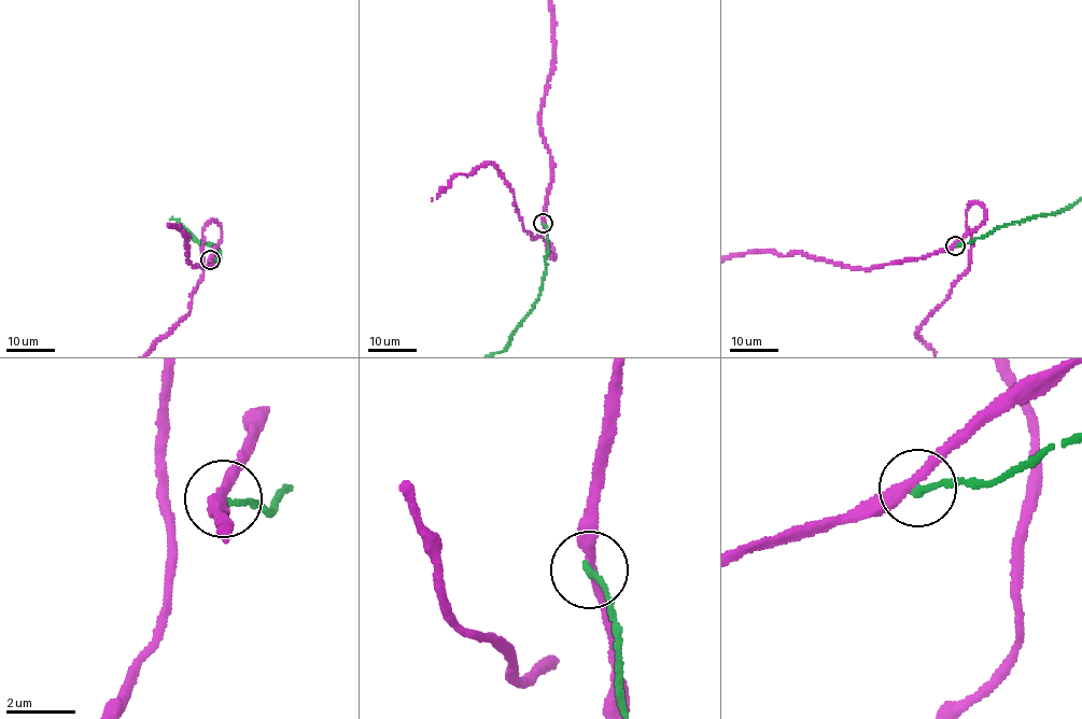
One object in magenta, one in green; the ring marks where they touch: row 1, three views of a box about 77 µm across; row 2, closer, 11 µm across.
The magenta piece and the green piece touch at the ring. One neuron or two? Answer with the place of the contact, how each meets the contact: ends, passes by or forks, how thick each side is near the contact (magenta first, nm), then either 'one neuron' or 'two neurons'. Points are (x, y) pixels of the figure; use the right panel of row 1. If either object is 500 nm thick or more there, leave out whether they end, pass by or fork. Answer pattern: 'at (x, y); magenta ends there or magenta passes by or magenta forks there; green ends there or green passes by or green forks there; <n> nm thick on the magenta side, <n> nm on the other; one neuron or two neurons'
at (955, 245); magenta passes by; green ends there; 320 nm thick on the magenta side, 200 nm on the other; two neurons

